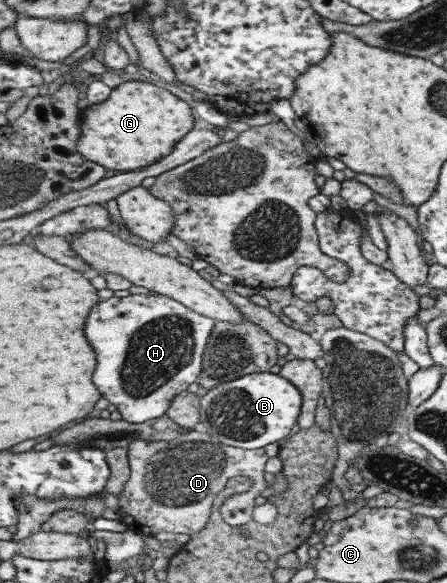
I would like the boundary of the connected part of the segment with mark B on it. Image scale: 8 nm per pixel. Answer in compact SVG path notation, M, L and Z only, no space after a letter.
M268 372L252 373L230 382L219 384L201 397L200 416L206 432L216 440L224 444L240 447L248 450L261 449L268 444L280 442L296 430L294 426L299 424L299 416L303 407L301 389L279 373Z

